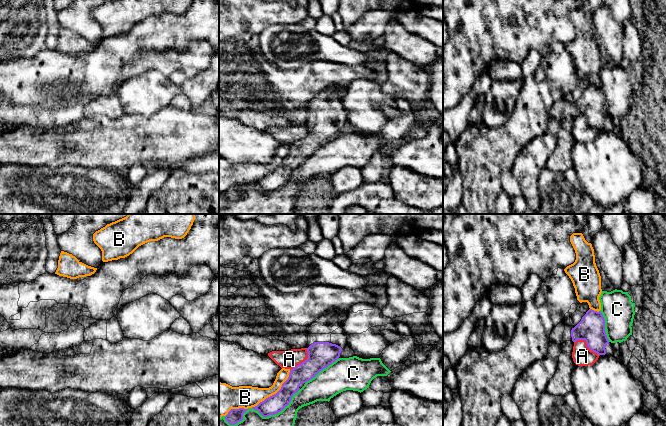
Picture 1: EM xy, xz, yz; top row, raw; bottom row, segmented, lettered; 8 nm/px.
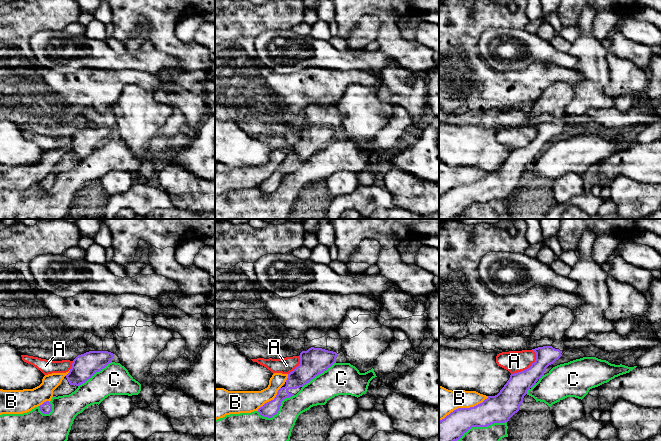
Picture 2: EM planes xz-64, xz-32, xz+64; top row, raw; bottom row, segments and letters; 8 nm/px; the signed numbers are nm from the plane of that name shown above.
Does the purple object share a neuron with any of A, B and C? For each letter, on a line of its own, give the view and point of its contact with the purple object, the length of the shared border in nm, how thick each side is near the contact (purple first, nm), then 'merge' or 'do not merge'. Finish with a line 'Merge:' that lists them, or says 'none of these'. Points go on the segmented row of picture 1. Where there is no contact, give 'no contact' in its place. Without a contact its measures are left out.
A: yz (586, 343) | 240 nm | 220/160 nm | do not merge
B: xz (274, 394) | 440 nm | 150/180 nm | do not merge
C: xz (277, 413) | 420 nm | 150/140 nm | do not merge
Merge: none of these

